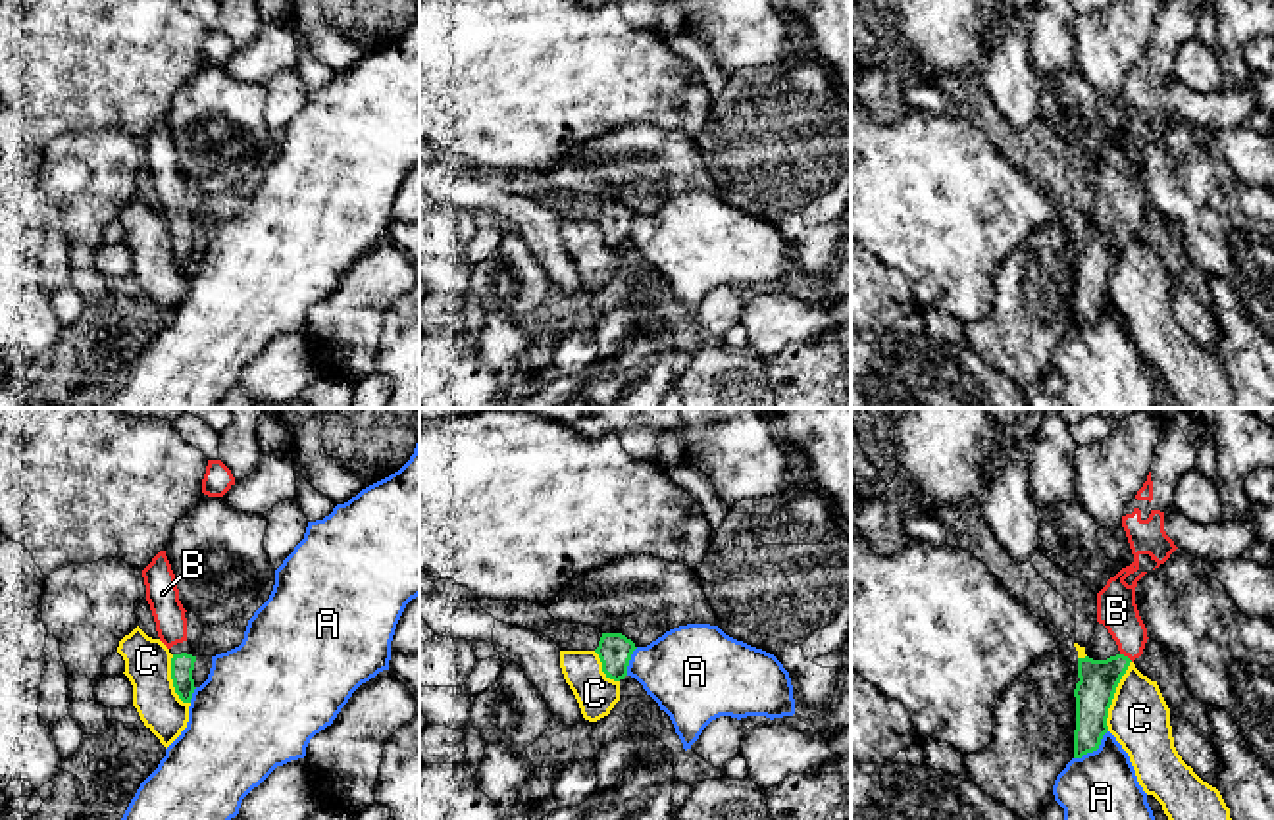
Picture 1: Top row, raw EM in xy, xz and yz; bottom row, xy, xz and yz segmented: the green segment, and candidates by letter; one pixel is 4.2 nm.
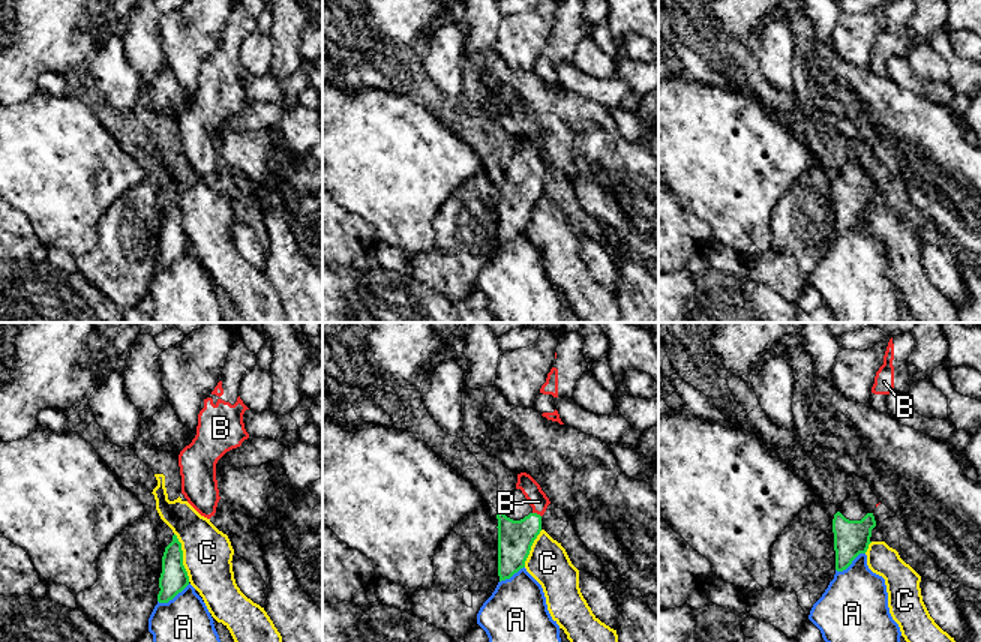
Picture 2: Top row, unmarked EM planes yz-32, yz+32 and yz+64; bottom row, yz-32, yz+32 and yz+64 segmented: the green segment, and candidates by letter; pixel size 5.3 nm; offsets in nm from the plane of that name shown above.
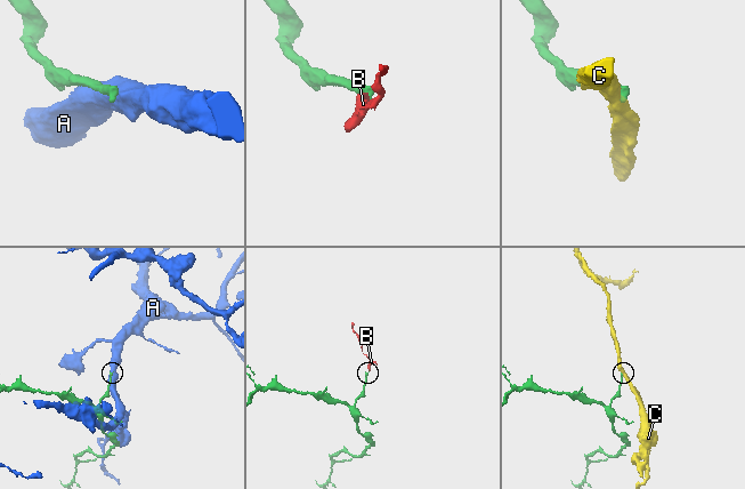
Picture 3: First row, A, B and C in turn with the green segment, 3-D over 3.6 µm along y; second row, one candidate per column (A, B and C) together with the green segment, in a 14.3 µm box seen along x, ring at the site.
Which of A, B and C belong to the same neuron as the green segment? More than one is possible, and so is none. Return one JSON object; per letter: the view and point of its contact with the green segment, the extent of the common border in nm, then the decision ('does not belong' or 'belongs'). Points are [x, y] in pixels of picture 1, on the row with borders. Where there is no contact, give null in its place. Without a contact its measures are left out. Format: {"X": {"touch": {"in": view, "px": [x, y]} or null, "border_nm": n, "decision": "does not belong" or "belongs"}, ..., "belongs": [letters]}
{"A": {"touch": {"in": "yz", "px": [1094, 749]}, "border_nm": 190, "decision": "does not belong"}, "B": {"touch": {"in": "yz", "px": [1126, 657]}, "border_nm": 70, "decision": "belongs"}, "C": {"touch": {"in": "yz", "px": [1113, 695]}, "border_nm": 320, "decision": "does not belong"}, "belongs": ["B"]}

